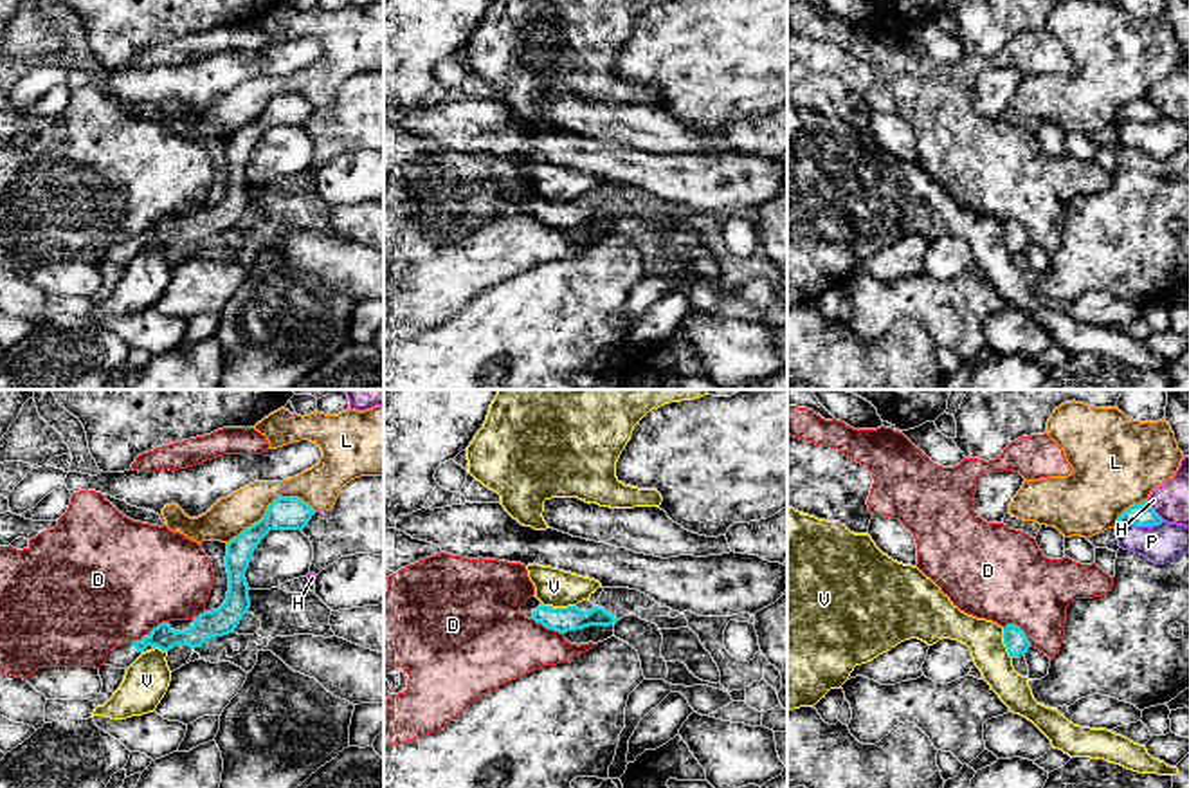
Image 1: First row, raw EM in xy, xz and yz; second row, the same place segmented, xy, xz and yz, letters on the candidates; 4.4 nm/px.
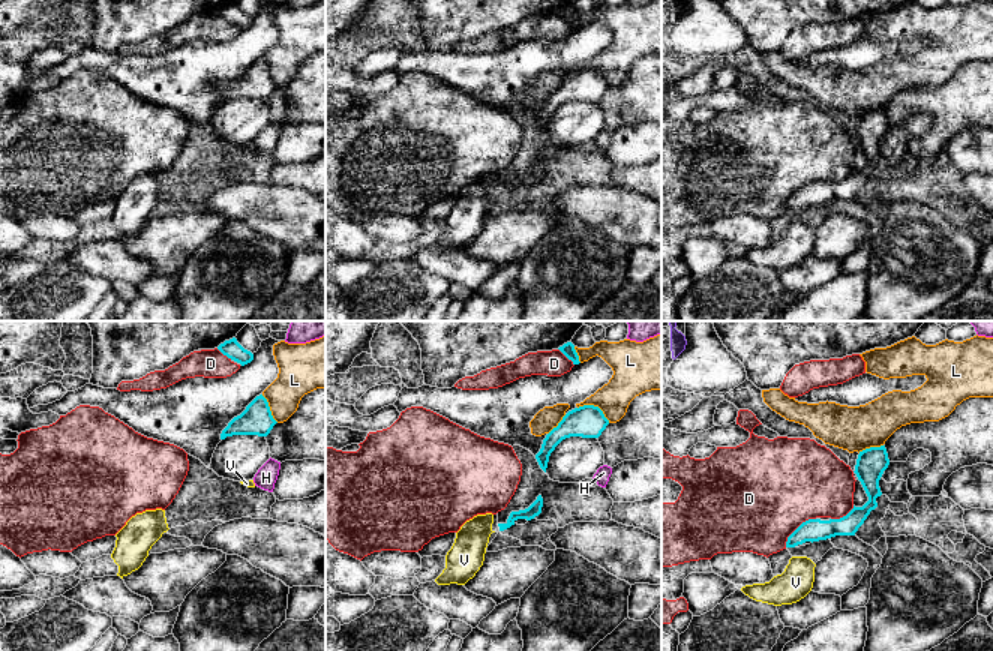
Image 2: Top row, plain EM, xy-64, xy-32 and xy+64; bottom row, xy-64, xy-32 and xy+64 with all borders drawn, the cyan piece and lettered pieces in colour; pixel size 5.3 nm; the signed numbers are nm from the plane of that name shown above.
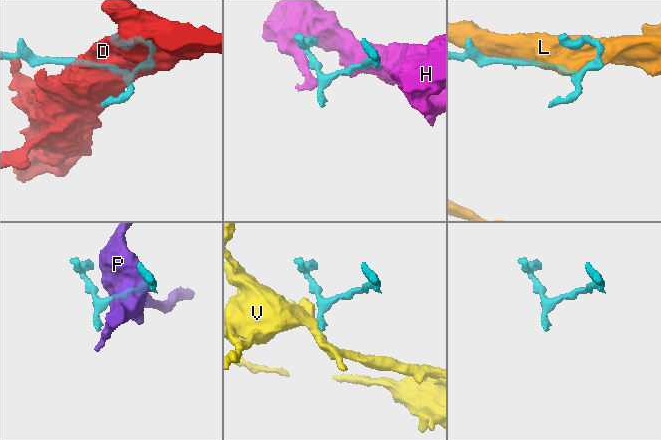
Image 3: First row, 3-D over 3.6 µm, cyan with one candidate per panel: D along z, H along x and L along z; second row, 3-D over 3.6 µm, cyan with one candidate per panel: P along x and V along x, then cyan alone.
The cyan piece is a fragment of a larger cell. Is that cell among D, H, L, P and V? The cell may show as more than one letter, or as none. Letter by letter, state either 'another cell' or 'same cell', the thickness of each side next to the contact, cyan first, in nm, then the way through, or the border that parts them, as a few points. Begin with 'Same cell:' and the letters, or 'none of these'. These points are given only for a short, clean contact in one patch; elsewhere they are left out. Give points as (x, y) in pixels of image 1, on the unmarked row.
Same cell: none of these
D: another cell | 110/360 nm
H: another cell | 110/160 nm
L: another cell | 140/180 nm
P: another cell | 110/170 nm
V: another cell | 110/160 nm | along yz (1002, 224), (1002, 238), (1009, 253)

